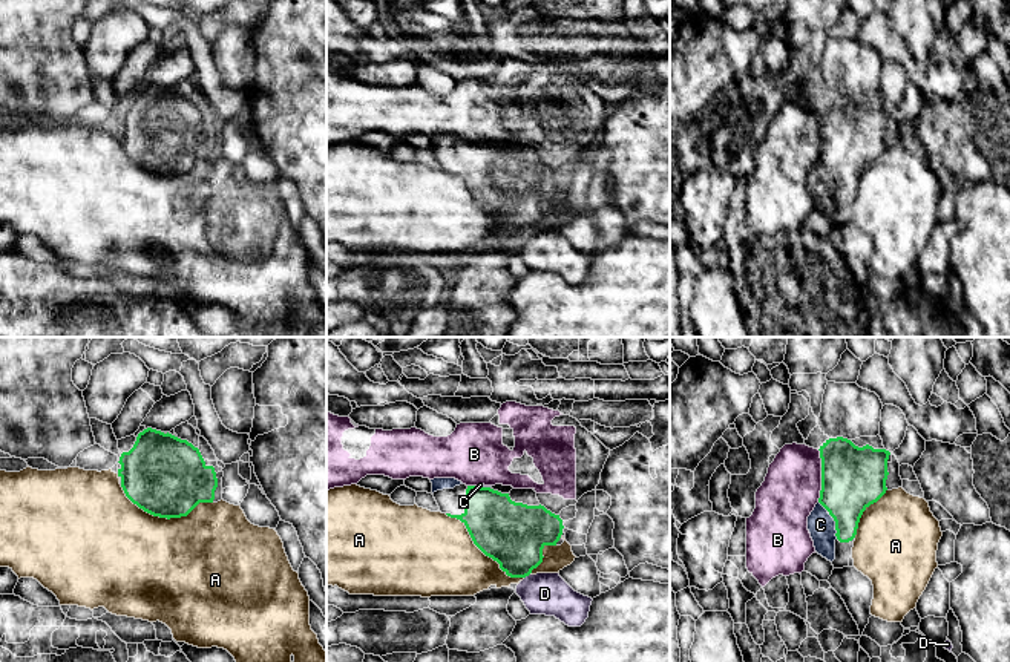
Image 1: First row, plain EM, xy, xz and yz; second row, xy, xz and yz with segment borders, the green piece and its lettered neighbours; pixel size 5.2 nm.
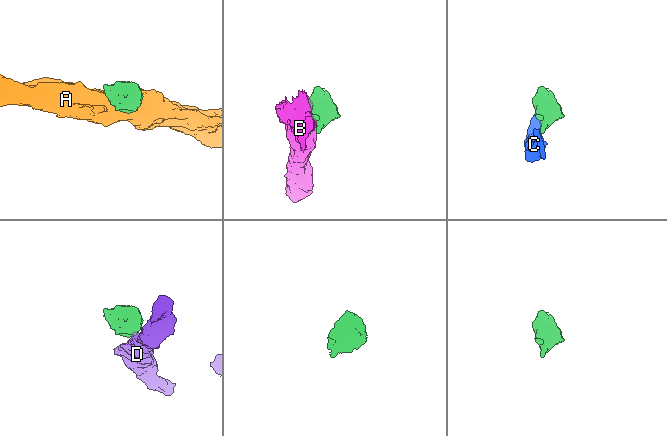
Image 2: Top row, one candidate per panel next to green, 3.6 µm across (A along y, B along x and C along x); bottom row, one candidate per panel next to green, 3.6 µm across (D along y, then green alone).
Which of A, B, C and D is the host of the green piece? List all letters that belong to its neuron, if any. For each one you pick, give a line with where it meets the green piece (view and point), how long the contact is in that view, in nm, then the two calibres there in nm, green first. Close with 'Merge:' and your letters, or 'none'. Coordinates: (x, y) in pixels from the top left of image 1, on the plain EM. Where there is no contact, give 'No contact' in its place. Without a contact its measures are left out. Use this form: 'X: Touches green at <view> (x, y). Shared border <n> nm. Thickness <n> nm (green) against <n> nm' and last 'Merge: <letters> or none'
C: Touches green at yz (836, 183). Shared border 140 nm. Thickness 320 nm (green) against 140 nm
Merge: C

